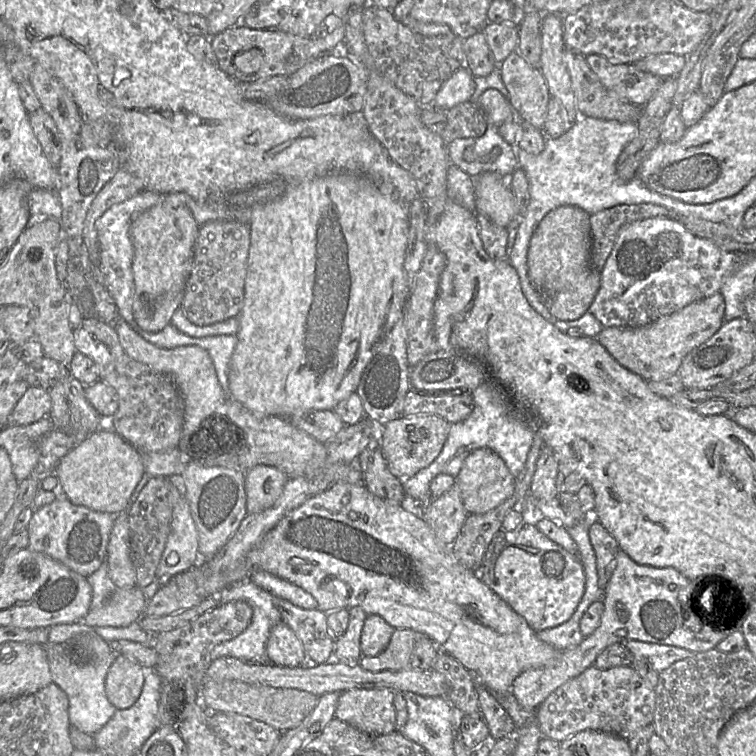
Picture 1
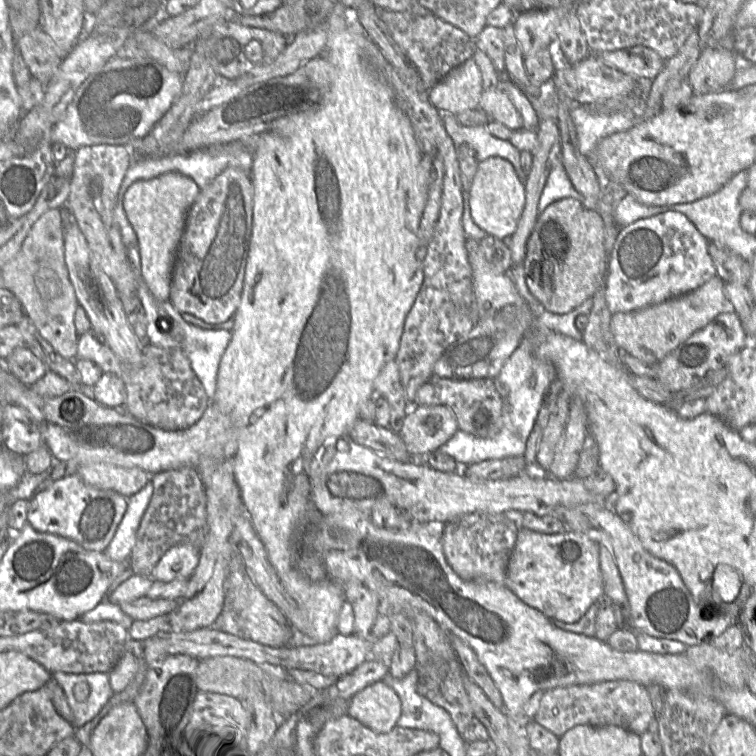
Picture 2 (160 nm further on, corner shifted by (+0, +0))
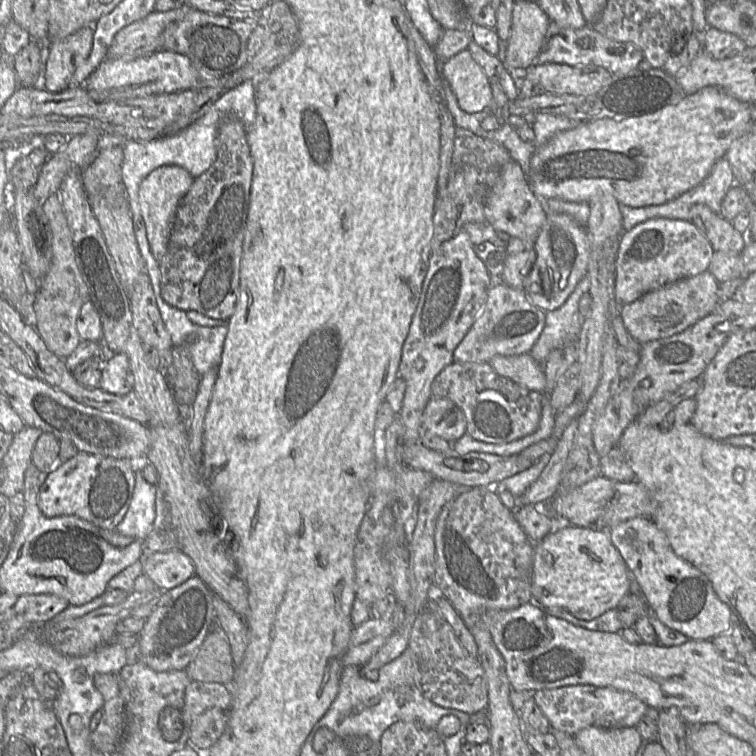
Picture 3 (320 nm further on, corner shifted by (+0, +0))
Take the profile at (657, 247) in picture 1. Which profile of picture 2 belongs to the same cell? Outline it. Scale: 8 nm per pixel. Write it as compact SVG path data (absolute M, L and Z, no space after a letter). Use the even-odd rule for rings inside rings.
M672 210L620 227L613 250L609 254L606 274L605 299L610 312L615 314L643 309L687 294L705 284L717 275L708 252L709 244L684 214Z

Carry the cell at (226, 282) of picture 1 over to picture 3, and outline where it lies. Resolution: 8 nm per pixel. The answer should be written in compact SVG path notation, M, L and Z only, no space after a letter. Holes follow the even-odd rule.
M237 119L223 120L220 123L217 132L216 160L207 171L205 171L203 174L193 180L189 191L180 201L173 220L167 252L160 261L161 295L168 304L184 311L193 310L199 312L215 320L228 321L229 318L233 315L238 299L242 246L245 234L245 224L247 221L249 209L252 170L253 161L250 155L250 148L245 126Z

